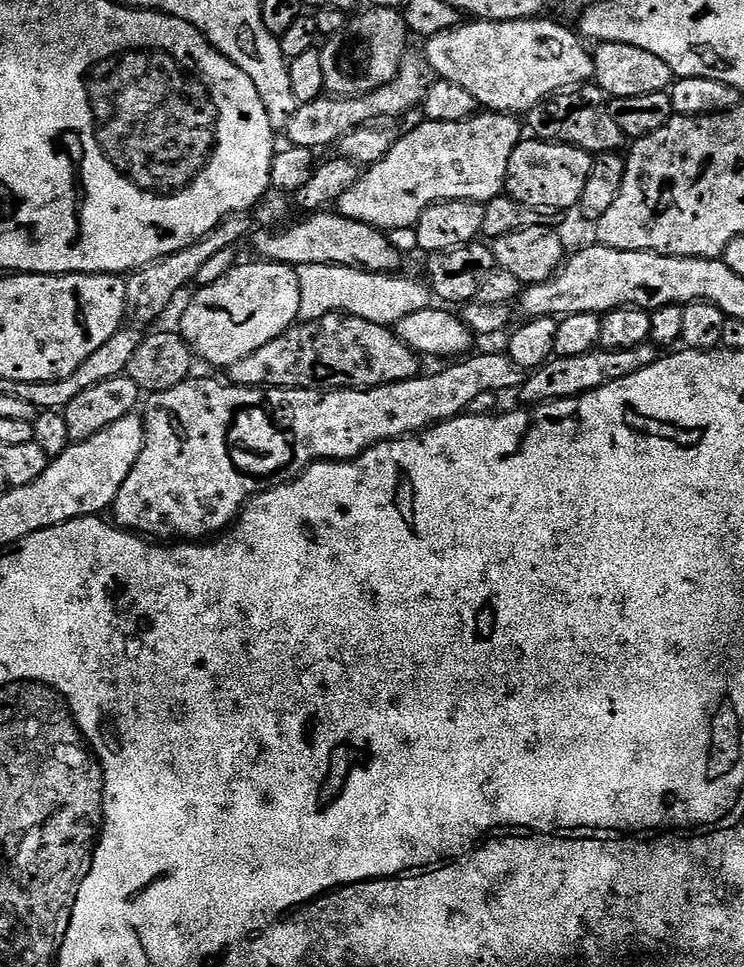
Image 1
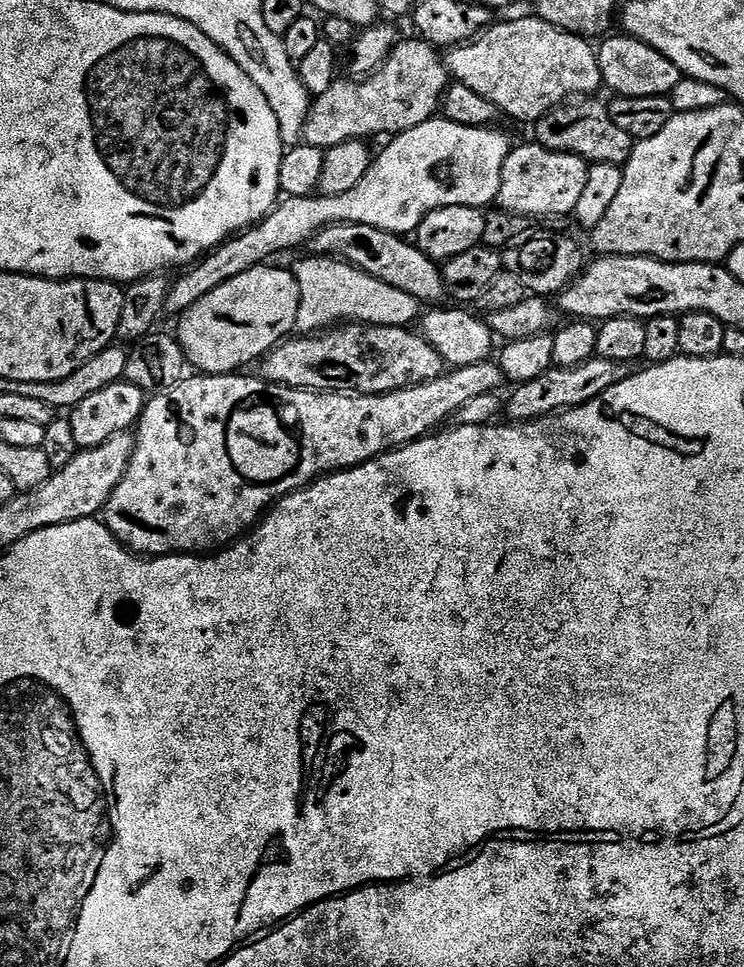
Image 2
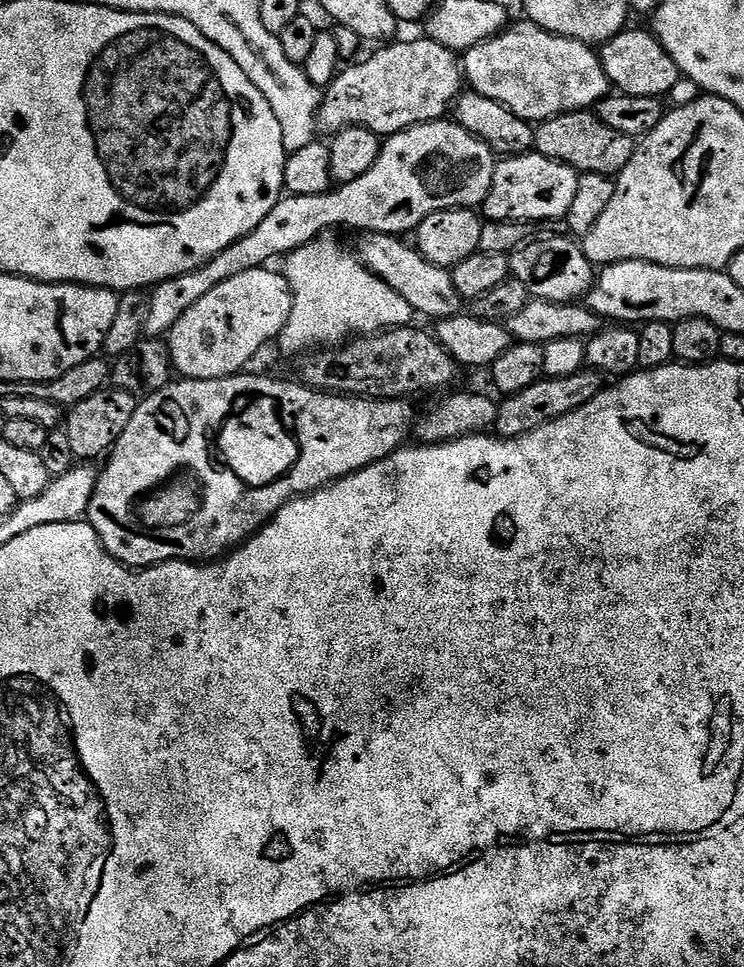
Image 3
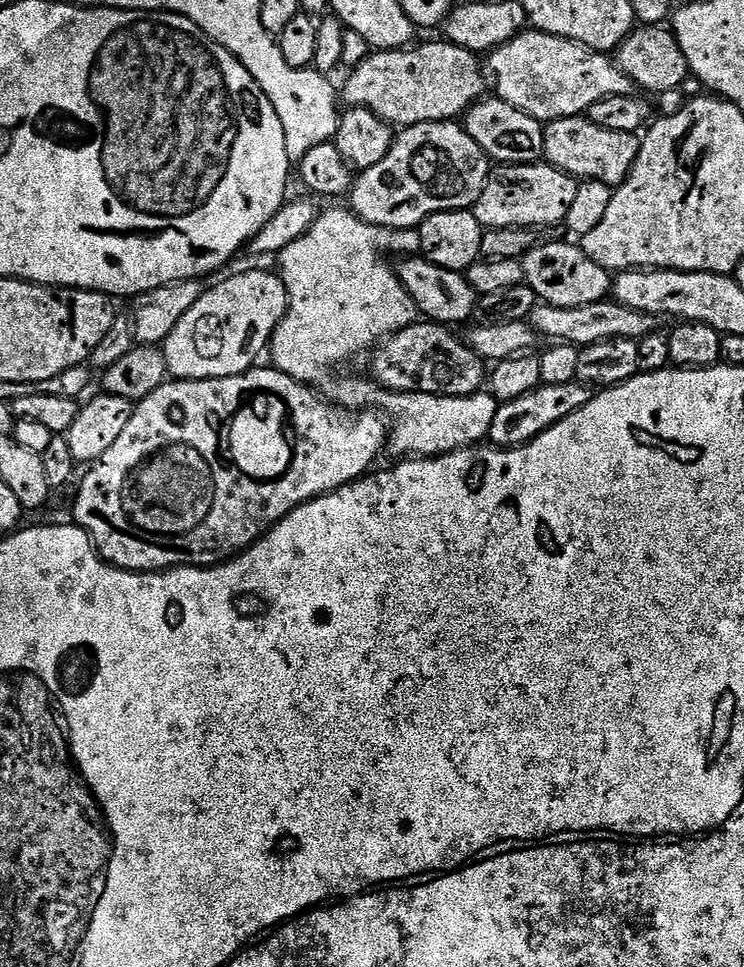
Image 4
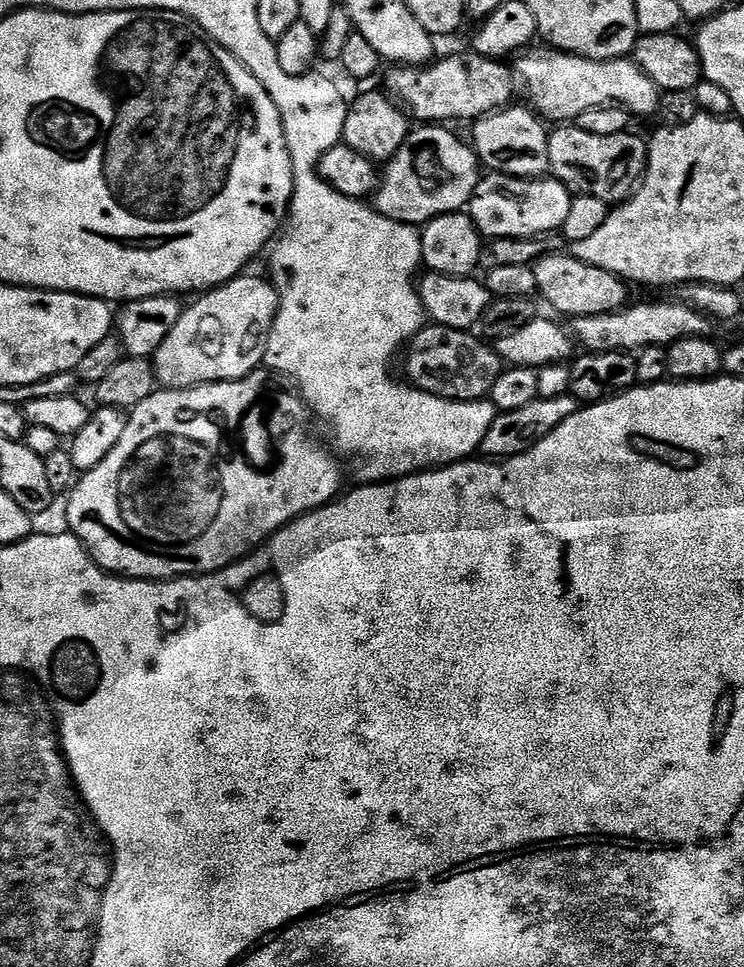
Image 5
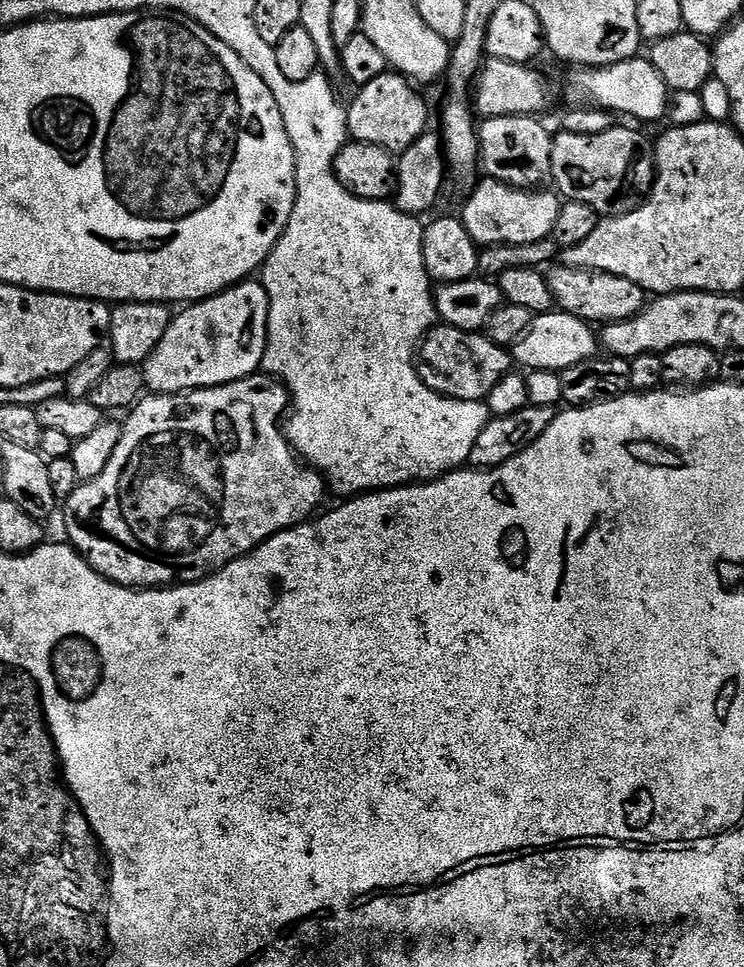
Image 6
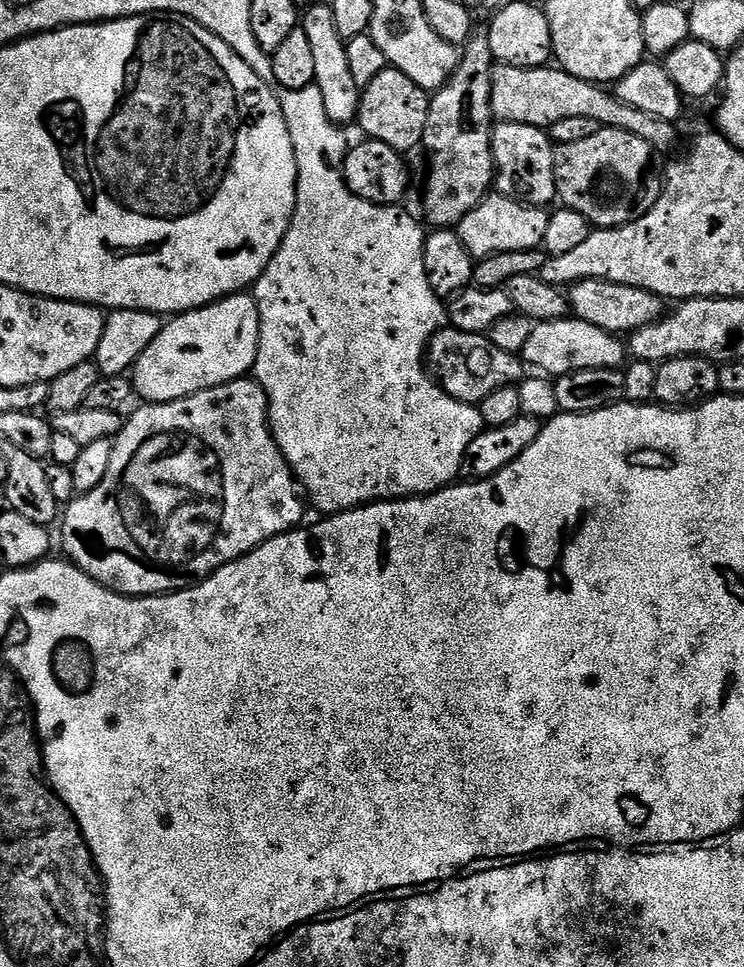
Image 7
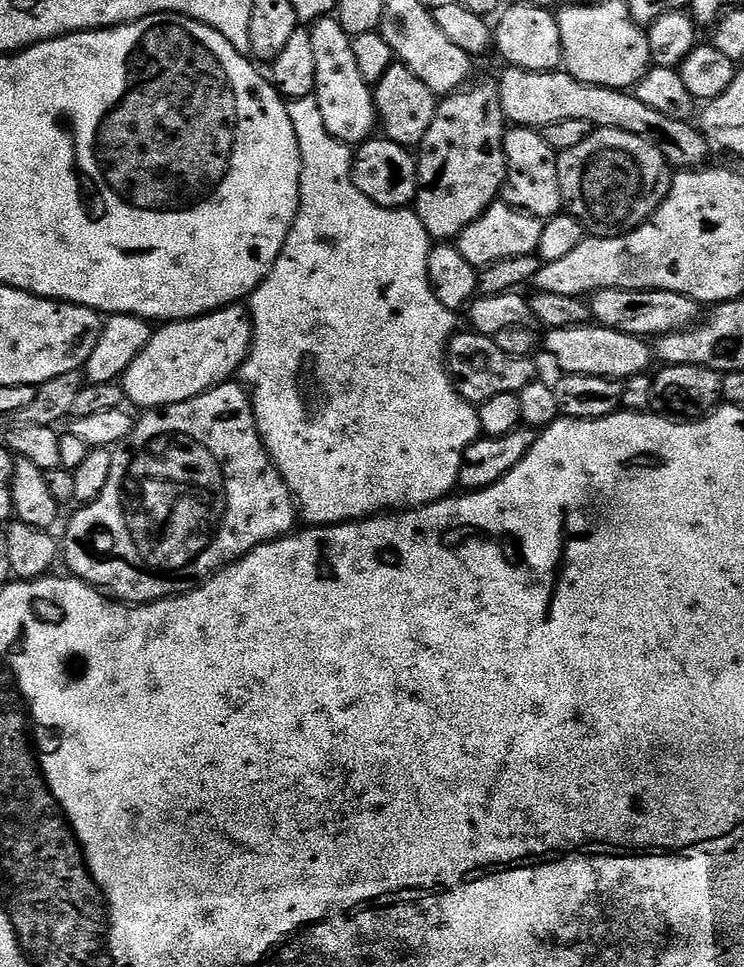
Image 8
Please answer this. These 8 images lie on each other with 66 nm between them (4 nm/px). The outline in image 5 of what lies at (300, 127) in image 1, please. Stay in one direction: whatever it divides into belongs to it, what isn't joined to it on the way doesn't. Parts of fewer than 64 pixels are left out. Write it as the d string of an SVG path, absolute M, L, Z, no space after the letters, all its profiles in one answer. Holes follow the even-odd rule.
M468 50L468 52L460 52L457 56L448 56L445 60L439 60L439 58L433 59L431 62L423 65L423 66L392 66L389 67L388 77L385 78L383 87L386 89L387 95L391 96L393 100L396 101L397 104L400 105L401 108L404 109L405 112L408 113L409 117L413 121L423 122L428 126L440 126L445 122L452 122L448 120L468 120L467 122L475 122L480 119L482 116L488 115L489 112L498 112L502 108L507 108L509 105L513 103L512 95L517 95L518 92L518 84L514 79L514 72L511 67L508 68L507 63L501 62L496 58L485 58L483 56L479 56L475 50Z

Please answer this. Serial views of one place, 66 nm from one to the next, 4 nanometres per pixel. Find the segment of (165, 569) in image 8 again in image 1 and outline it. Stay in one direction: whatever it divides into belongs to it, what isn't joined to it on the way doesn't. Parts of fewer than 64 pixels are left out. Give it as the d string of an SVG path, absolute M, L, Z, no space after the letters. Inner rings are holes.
M484 352L481 354L481 356L476 355L477 354L469 355L467 359L465 359L463 362L453 363L456 364L453 366L453 368L444 368L441 370L441 372L434 373L433 376L421 374L419 376L415 376L413 380L407 380L406 382L394 382L393 384L384 384L380 388L370 388L367 390L333 390L330 392L319 392L318 390L310 390L309 388L249 388L247 386L237 386L231 382L223 382L224 384L219 384L219 382L216 380L196 380L197 378L189 378L187 380L183 380L182 383L180 383L178 386L174 386L173 388L171 388L170 390L166 390L165 392L151 393L151 395L147 397L146 407L143 409L142 412L142 419L144 421L144 449L142 450L142 454L138 458L138 462L134 462L134 470L130 470L130 474L126 478L126 482L122 482L122 490L118 490L118 494L116 495L116 501L114 501L111 506L111 515L116 515L116 517L114 517L114 520L115 523L119 525L119 527L129 532L135 532L145 538L168 538L164 536L176 536L172 538L179 538L181 541L184 542L200 542L203 541L205 538L219 537L221 534L227 532L228 529L236 523L240 513L244 510L245 504L247 504L248 501L256 495L256 493L269 492L272 488L277 488L278 486L282 486L283 484L291 484L293 480L297 480L297 478L300 477L300 475L304 473L312 464L317 462L353 460L355 456L360 456L361 454L363 454L364 451L367 450L367 448L372 448L374 445L380 444L384 440L399 440L409 434L422 432L425 428L429 426L435 426L446 420L453 420L456 416L467 413L469 409L471 409L468 407L470 407L471 404L475 402L475 400L480 400L483 398L483 396L490 395L491 392L508 392L511 390L511 388L512 391L519 389L520 385L524 383L525 373L518 366L514 366L512 360L509 360L507 355L500 353L499 356L499 354L496 352Z

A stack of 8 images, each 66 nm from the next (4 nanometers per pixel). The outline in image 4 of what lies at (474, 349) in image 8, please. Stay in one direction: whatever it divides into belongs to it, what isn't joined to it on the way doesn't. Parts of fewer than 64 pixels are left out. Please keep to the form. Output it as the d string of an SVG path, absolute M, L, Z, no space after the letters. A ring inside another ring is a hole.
M417 322L410 326L406 326L400 332L396 332L394 335L388 337L387 340L383 341L383 343L371 353L371 356L373 355L372 373L370 373L371 379L379 384L380 387L387 388L390 392L421 392L422 394L430 394L437 398L467 398L476 395L476 393L481 391L486 384L486 362L474 351L473 348L471 348L471 346L461 339L461 337L459 340L459 338L452 332L455 331L453 331L451 327L437 324L435 322Z

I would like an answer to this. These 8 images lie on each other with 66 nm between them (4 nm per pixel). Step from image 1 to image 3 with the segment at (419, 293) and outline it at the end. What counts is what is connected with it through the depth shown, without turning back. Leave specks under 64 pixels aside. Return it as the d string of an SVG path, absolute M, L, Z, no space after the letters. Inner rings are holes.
M325 234L283 257L282 276L290 293L292 313L280 331L278 345L288 356L296 356L299 352L311 353L313 349L320 350L325 346L340 346L361 334L379 334L390 328L403 328L413 323L414 313L410 302L406 302L402 294L390 290L386 282L378 279L351 247L343 248L330 237Z

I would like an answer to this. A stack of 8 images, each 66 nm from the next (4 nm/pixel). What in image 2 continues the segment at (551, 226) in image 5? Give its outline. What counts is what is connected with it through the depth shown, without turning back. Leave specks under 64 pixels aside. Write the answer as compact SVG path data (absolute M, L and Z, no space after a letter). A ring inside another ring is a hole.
M535 142L513 147L502 166L502 186L496 195L496 204L503 211L519 216L571 217L586 186L588 166L587 160L574 154L555 152Z

